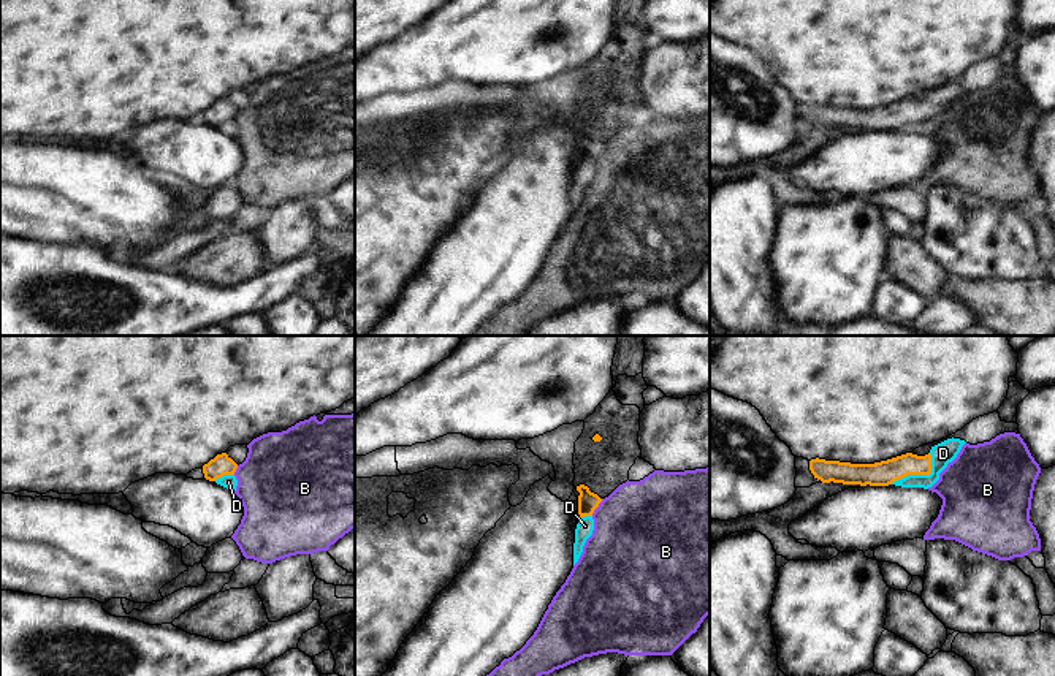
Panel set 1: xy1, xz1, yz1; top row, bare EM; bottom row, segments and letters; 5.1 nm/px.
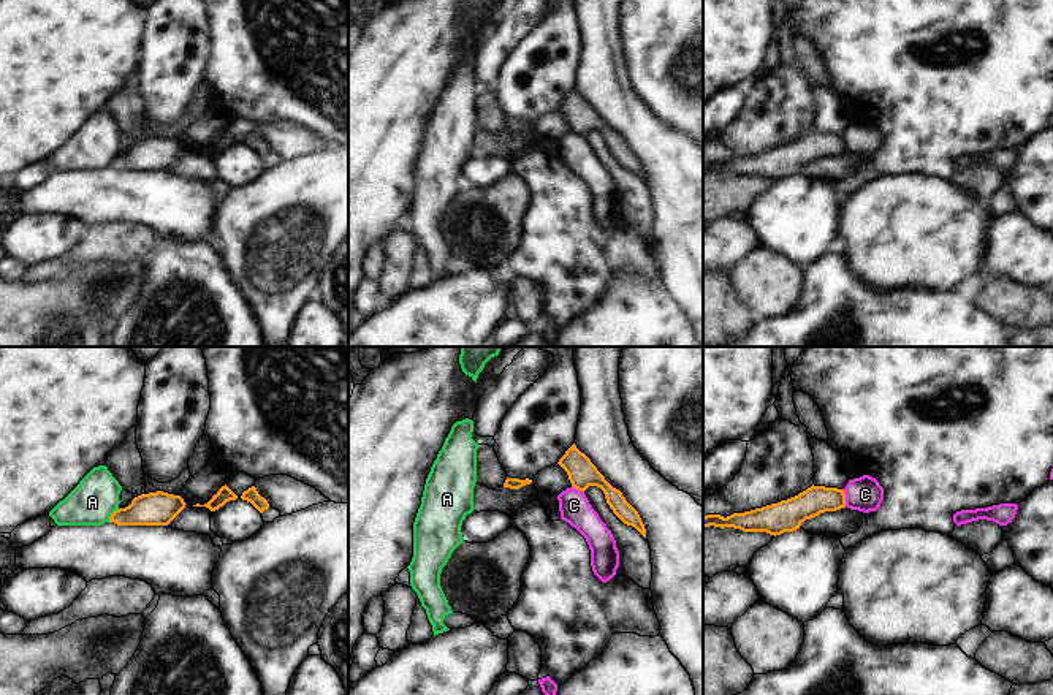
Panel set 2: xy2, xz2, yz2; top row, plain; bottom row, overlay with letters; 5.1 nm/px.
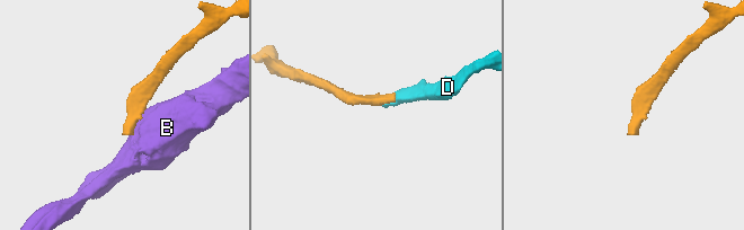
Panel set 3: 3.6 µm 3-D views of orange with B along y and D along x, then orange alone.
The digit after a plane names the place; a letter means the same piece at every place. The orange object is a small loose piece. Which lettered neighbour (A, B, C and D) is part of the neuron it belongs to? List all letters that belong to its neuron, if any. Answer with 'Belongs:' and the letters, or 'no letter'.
Belongs: D

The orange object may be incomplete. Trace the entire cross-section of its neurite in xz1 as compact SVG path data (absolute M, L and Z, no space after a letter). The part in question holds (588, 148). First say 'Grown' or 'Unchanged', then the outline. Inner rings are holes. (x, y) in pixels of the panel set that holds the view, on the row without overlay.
Grown. M577 131L578 141L578 160L580 166L575 174L575 188L573 188L573 211L578 207L586 185L592 180L594 165L592 158L602 147L602 144L591 138L588 131Z

